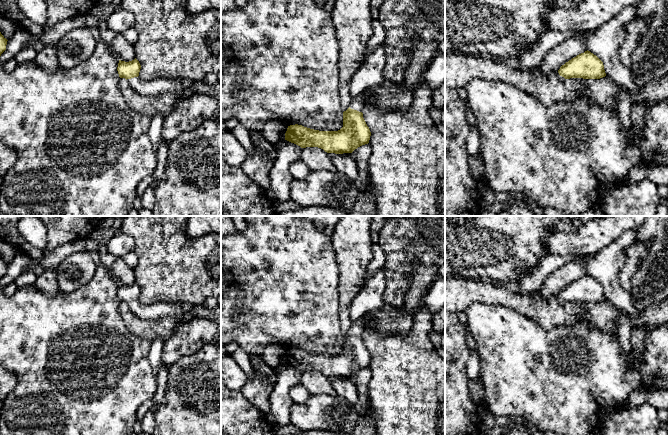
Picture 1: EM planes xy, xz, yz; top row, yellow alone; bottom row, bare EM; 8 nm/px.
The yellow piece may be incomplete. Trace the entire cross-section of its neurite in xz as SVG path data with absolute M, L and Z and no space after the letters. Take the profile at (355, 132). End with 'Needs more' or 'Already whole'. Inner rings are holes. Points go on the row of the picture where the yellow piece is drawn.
M383 84L360 94L352 100L349 108L343 112L343 127L338 131L319 131L302 125L290 125L285 133L285 140L301 148L318 147L327 153L343 154L352 153L358 147L368 144L371 136L369 127L363 118L363 110L367 103L376 105L382 111L407 111L413 100L411 89L400 89L392 84Z. Needs more

